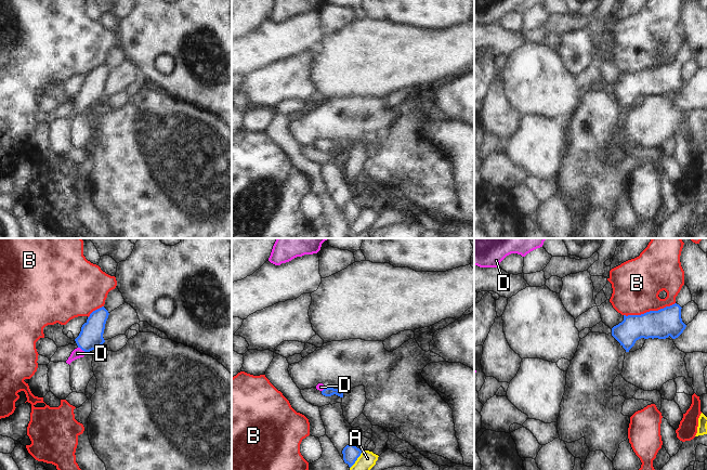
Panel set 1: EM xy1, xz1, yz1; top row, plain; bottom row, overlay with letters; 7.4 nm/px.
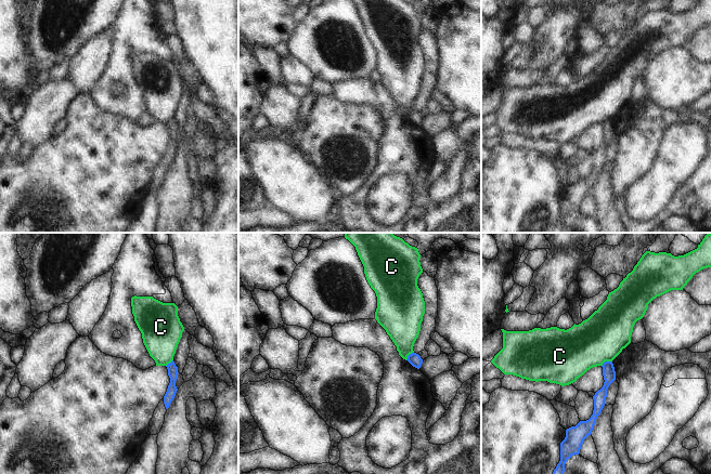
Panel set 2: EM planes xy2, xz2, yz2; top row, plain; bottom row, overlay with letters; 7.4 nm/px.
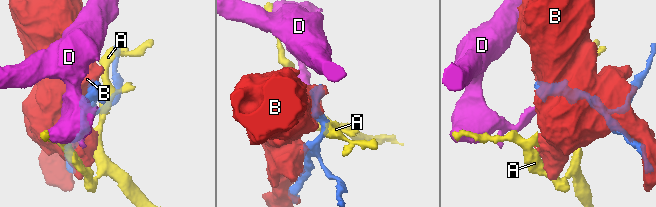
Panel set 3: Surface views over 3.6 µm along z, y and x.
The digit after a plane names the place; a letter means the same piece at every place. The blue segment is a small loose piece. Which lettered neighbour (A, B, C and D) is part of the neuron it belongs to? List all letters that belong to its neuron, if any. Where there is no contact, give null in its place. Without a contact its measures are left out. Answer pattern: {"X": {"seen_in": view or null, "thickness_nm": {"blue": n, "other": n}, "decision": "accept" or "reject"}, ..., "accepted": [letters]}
{"A": {"seen_in": "xz1", "thickness_nm": {"blue": 120, "other": 130}, "decision": "reject"}, "B": {"seen_in": "yz1", "thickness_nm": {"blue": 220, "other": 360}, "decision": "reject"}, "C": {"seen_in": "yz2", "thickness_nm": {"blue": 100, "other": 360}, "decision": "reject"}, "D": {"seen_in": "xy1", "thickness_nm": {"blue": 180, "other": 80}, "decision": "accept"}, "accepted": ["D"]}

